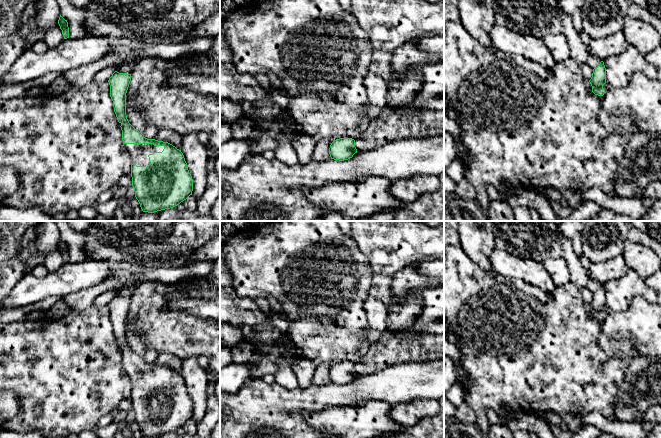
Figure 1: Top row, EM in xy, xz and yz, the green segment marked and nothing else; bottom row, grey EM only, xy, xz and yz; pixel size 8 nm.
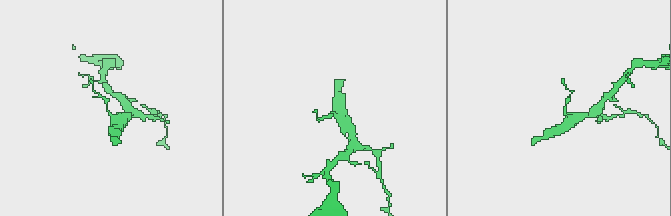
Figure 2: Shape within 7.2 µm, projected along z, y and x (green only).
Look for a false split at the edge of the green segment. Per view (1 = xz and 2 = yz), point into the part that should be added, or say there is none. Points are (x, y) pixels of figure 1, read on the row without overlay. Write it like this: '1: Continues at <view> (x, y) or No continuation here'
1: No continuation here
2: No continuation here

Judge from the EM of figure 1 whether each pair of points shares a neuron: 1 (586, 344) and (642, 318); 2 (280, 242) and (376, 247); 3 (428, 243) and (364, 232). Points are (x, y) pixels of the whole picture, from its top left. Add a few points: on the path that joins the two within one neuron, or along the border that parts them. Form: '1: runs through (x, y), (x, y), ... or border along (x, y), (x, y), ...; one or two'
1: border along (601, 320), (598, 345), (607, 355); two
2: border along (348, 235), (356, 243), (370, 266); two
3: runs through (412, 242), (392, 238), (386, 232), (380, 232); one

